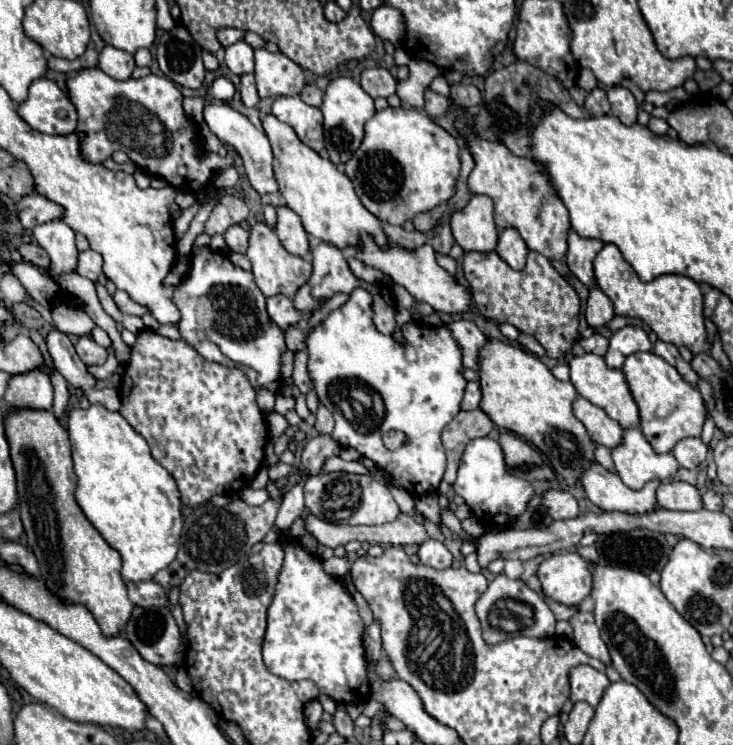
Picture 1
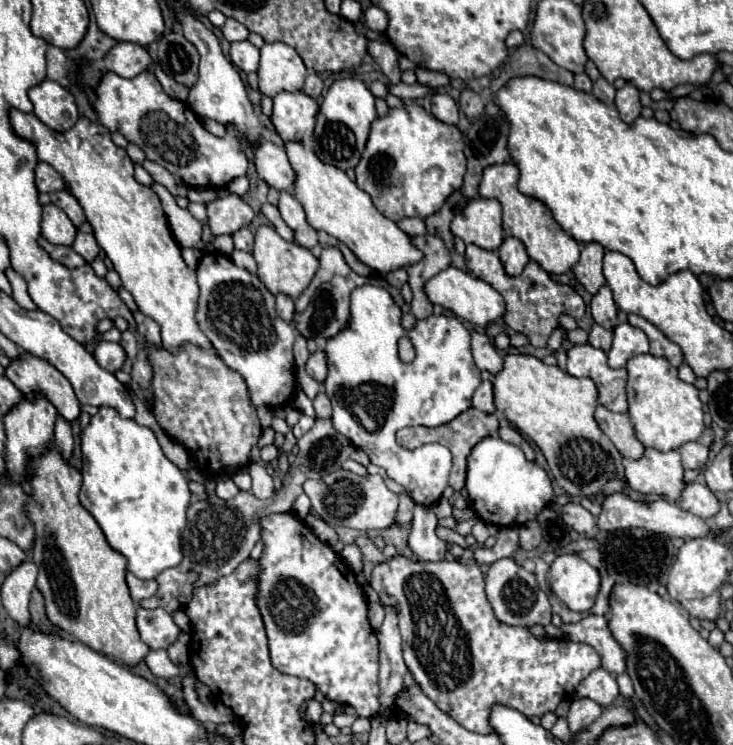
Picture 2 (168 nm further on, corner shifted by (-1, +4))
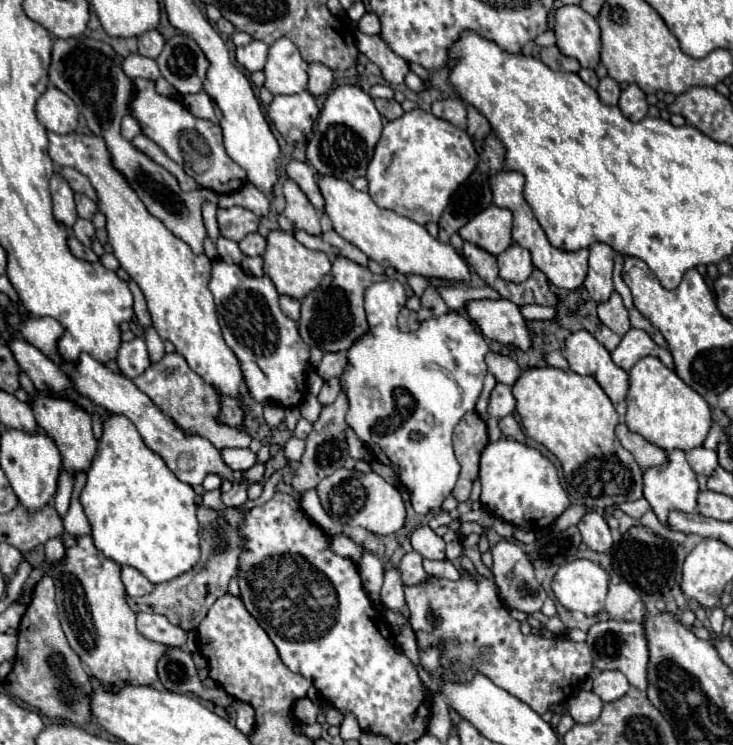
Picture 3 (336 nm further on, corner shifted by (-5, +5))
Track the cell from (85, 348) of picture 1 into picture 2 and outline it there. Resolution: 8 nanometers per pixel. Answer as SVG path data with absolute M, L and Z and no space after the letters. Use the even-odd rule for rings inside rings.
M105 340L97 342L93 356L99 362L99 366L105 368L105 370L109 370L109 372L117 372L123 366L123 362L127 360L127 354L121 348L121 344L105 342Z

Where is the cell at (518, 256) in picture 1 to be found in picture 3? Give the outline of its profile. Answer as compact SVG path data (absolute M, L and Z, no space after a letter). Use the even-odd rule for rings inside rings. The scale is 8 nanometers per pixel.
M511 243L497 257L497 263L499 263L499 275L507 281L513 281L513 283L523 283L533 271L529 249L521 247L517 243Z

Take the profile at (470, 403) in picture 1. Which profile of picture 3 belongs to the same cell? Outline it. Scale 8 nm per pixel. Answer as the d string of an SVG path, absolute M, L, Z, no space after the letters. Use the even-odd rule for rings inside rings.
M497 383L489 395L489 407L487 407L487 434L490 442L500 439L499 421L511 415L513 409L515 409L515 397L511 395L511 387Z

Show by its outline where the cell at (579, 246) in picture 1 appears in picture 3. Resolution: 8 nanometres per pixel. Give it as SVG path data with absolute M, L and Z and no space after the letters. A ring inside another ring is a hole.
M593 243L589 247L589 271L585 277L585 289L597 303L609 299L613 291L613 259L615 251L607 243Z

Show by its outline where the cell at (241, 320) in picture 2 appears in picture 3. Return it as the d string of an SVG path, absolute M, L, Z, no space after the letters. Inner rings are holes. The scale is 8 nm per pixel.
M213 259L209 291L215 297L217 319L225 343L241 363L249 397L257 403L297 407L305 397L309 345L299 337L297 323L279 309L279 293L269 277L245 275L239 265Z

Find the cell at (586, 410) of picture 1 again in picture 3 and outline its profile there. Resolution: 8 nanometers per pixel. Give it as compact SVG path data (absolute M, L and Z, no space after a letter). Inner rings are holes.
M623 421L615 427L615 435L621 441L621 445L627 451L633 453L633 457L639 463L641 469L649 469L649 467L655 467L655 465L663 465L667 461L665 449L661 449L661 447L645 441L641 435L629 431L629 427Z

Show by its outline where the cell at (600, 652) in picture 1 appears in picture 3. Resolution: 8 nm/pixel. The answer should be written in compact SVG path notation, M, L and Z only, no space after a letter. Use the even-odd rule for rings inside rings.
M613 619L597 621L587 631L587 645L591 649L595 669L599 669L599 671L605 671L605 669L621 671L623 675L627 675L631 685L635 685L637 689L645 691L645 687L647 687L645 663L649 661L649 653L647 653L647 643L645 643L645 633L643 633L643 625L641 623L613 621Z

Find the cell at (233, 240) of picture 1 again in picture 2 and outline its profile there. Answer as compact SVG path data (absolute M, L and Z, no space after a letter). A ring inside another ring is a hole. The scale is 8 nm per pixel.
M241 228L239 232L233 234L233 242L235 242L237 250L251 252L253 250L253 232L249 228Z

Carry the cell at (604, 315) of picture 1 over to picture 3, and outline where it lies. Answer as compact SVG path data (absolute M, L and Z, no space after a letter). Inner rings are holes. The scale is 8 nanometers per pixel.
M617 291L611 293L609 301L599 303L597 315L599 315L601 323L607 325L617 335L625 335L629 331L629 327L631 327L629 319L627 319L627 309L623 307L623 301L621 301L621 297L619 297Z

